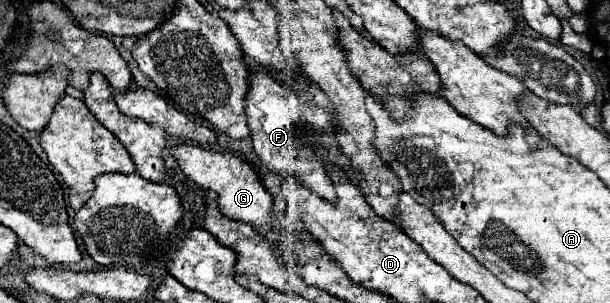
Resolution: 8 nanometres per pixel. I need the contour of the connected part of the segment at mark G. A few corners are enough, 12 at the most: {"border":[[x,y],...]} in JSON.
{"border":[[177,144],[187,178],[219,196],[227,218],[269,224],[273,196],[229,152]]}

